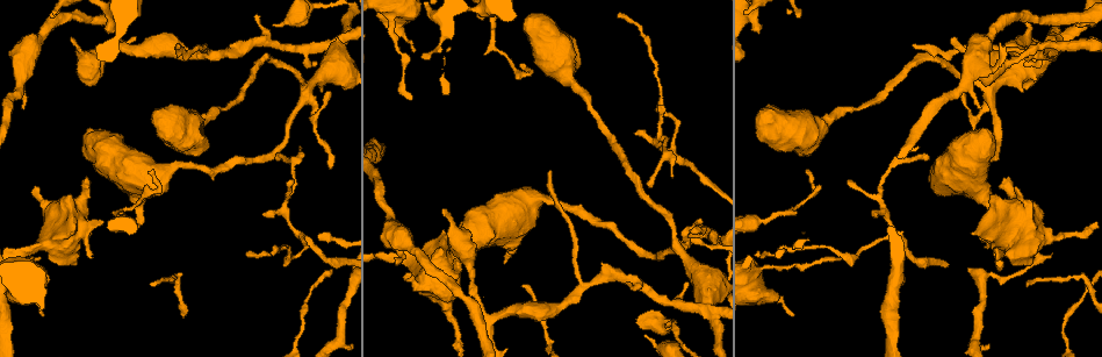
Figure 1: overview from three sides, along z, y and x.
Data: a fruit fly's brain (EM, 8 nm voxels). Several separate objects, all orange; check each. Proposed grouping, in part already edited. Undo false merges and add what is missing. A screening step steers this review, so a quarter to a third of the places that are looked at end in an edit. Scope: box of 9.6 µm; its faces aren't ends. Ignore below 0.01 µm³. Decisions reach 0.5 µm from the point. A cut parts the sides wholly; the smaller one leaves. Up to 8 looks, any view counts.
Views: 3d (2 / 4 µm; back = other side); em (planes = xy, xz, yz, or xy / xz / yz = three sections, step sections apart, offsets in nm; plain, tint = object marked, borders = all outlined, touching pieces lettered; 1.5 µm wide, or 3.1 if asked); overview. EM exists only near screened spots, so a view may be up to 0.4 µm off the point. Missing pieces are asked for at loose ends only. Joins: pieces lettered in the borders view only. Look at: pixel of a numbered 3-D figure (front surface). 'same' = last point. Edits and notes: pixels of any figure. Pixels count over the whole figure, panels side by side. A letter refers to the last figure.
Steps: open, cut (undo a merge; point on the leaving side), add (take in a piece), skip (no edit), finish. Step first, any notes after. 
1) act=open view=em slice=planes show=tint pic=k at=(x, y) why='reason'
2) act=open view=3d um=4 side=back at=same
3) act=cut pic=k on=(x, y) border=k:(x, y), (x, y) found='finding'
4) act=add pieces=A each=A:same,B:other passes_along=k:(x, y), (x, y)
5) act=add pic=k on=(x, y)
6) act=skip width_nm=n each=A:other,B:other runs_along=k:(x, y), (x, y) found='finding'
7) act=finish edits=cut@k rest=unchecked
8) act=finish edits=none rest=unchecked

act=open view=3d um=4 pic=1 at=(1017, 187) why='free end'

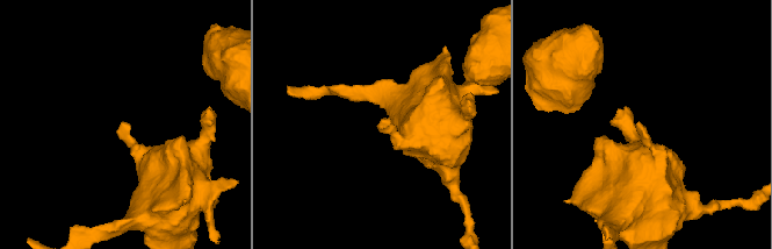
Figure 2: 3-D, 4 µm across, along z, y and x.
act=open view=em slice=xz step=8 show=tint pic=2 at=(380, 121)

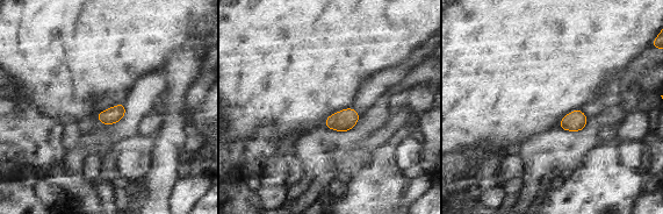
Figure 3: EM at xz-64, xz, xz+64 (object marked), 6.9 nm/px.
act=open view=em slice=xz step=8 show=borders at=same

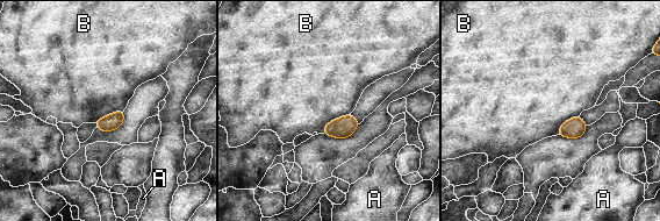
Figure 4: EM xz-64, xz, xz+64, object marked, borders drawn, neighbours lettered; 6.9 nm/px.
act=skip width_nm=110 each=A:other,B:other border=4:(350, 114), (331, 120), (322, 133) found='none of them fits'

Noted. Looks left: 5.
act=open view=3d um=4 side=back pic=1 at=(23, 109) why='branch stops here'

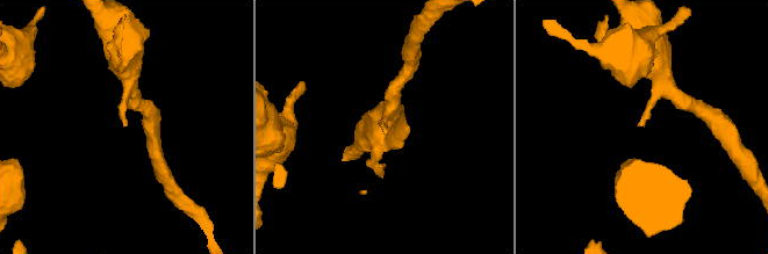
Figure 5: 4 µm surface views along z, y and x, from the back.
act=open view=em slice=planes show=tint pic=5 at=(637, 125) why='shape alone is not enough'

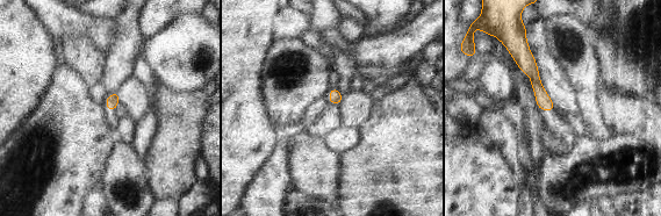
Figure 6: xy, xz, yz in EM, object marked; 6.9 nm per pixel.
act=open view=em slice=planes show=borders at=same

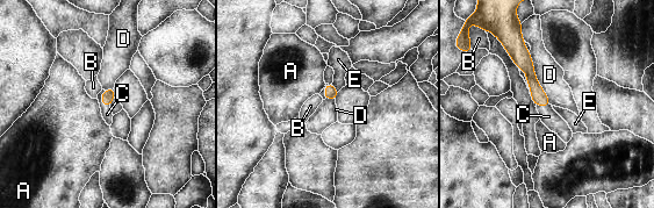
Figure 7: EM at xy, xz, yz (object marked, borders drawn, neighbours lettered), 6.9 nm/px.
act=add pieces=C longest_contact=D:260nm each=A:other,B:other,C:same,D:other,E:other found='it goes on there'

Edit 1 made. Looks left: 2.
act=open view=3d um=4 pic=1 at=(89, 128)

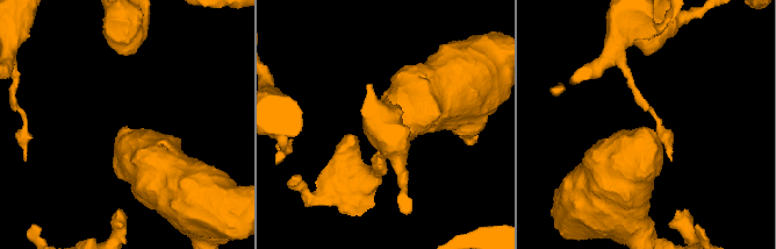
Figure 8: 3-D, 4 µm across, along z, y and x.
act=open view=em slice=planes show=borders pic=8 at=(645, 127) why='shape alone is not enough'

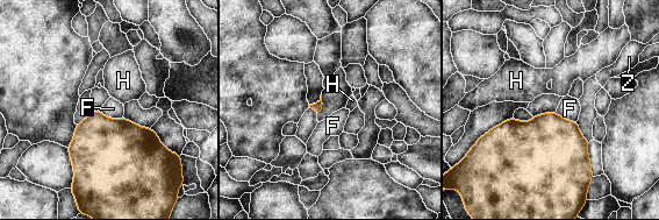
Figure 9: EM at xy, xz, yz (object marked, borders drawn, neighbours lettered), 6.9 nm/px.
act=skip each=F:other,H:other,Z:other found='none of them fits'

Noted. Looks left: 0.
act=finish edits=add@7 rest=unchecked

